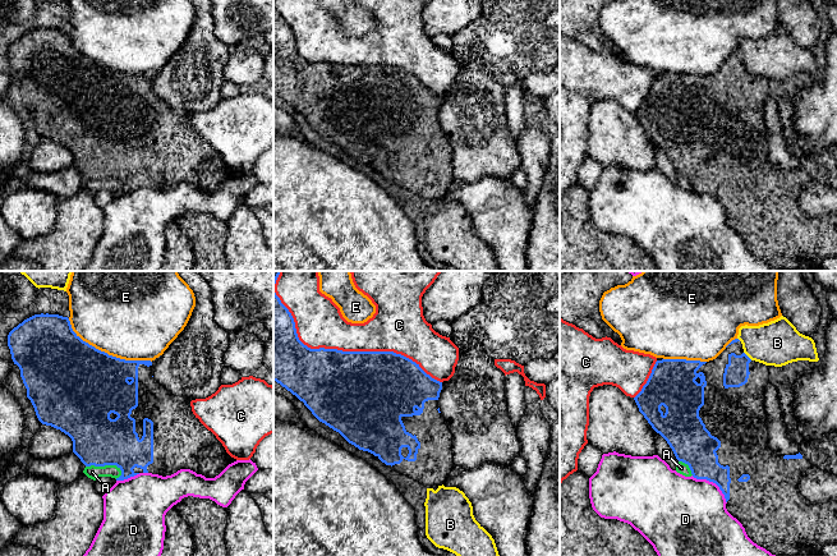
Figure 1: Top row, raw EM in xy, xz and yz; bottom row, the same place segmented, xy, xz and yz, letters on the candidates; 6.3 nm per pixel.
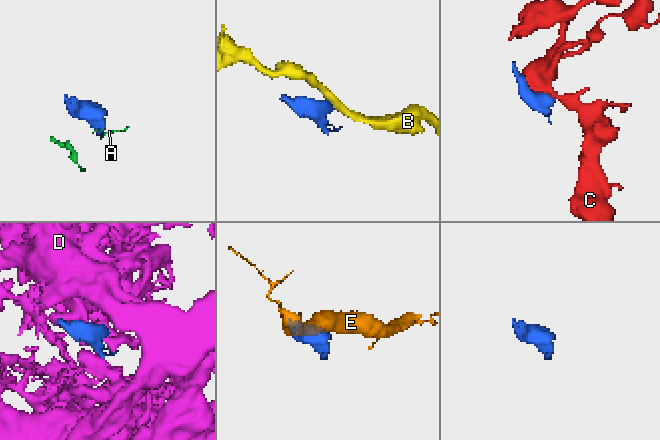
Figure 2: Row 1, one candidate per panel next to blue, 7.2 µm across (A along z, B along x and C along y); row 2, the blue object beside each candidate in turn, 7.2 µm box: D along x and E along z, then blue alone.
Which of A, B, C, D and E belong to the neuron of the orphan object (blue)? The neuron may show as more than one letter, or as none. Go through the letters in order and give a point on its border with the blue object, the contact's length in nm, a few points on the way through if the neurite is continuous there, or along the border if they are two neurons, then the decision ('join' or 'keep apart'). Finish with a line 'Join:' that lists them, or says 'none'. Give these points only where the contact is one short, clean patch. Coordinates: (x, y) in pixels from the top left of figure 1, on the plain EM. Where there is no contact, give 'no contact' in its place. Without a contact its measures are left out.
A: contact xy (105, 178); length 240 nm; border xy (86, 179), (115, 179), (122, 188); keep apart
B: contact yz (746, 69); length 80 nm; keep apart
C: contact xz (344, 65); length 1200 nm; keep apart
D: contact yz (713, 196); length 280 nm; keep apart
E: contact xy (106, 67); length 600 nm; keep apart
Join: none

